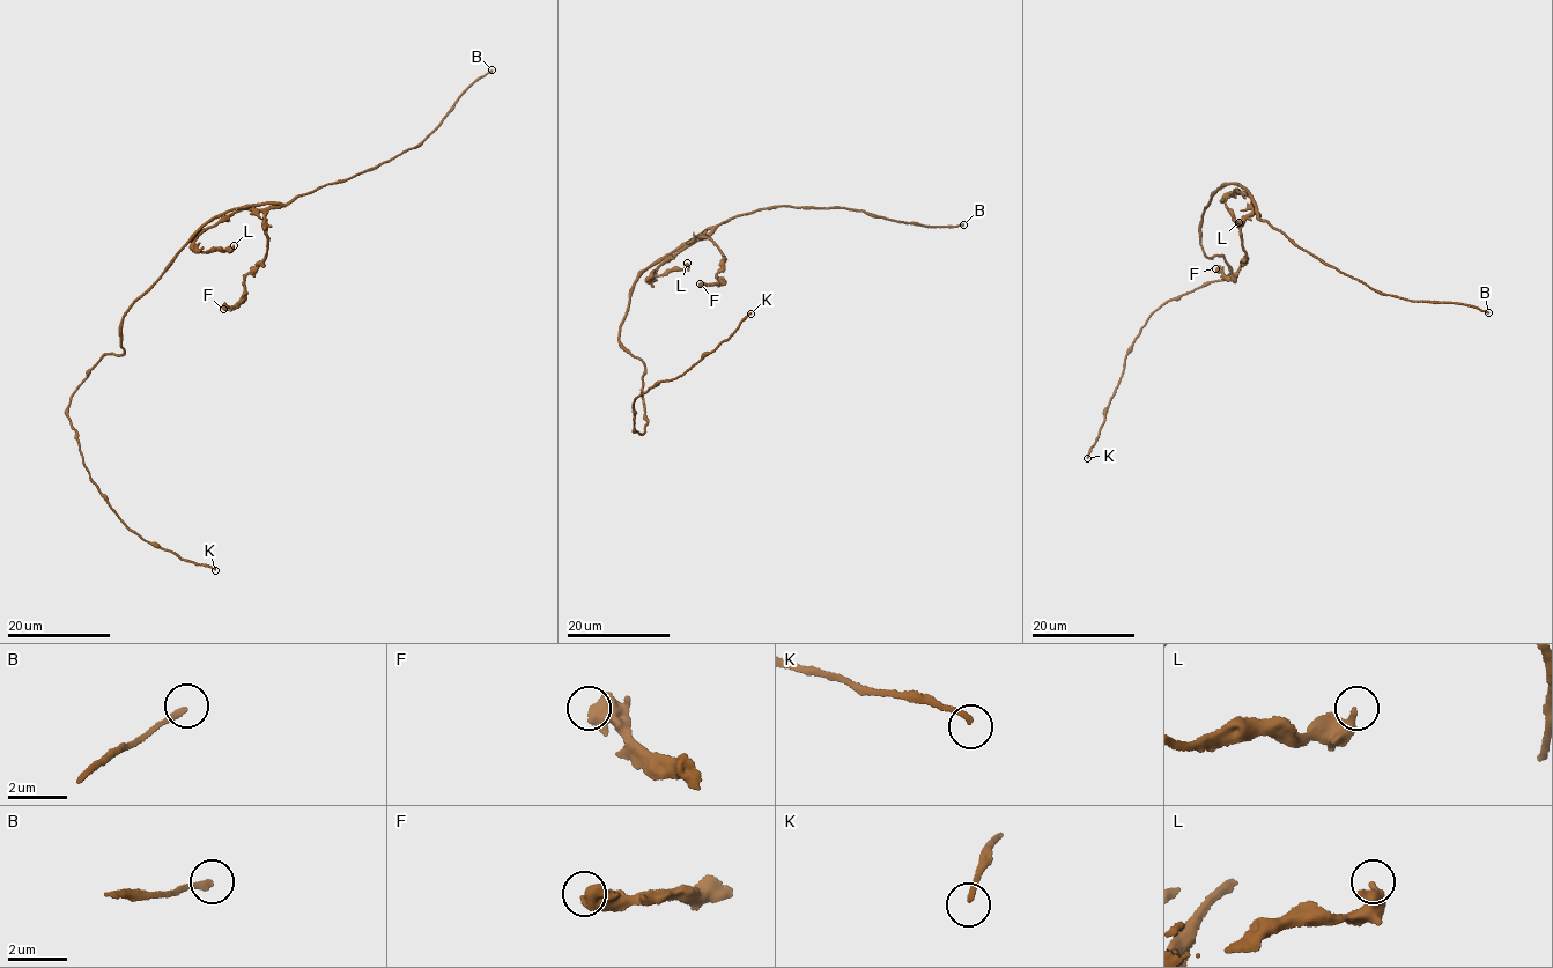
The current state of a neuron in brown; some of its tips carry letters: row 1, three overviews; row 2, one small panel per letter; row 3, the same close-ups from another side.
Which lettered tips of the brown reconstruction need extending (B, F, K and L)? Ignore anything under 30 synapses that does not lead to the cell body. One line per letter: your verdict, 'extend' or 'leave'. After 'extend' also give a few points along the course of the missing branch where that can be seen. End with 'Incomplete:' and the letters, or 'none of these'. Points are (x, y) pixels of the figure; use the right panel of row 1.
B: extend
F: leave
K: leave
L: leave
Incomplete: B

